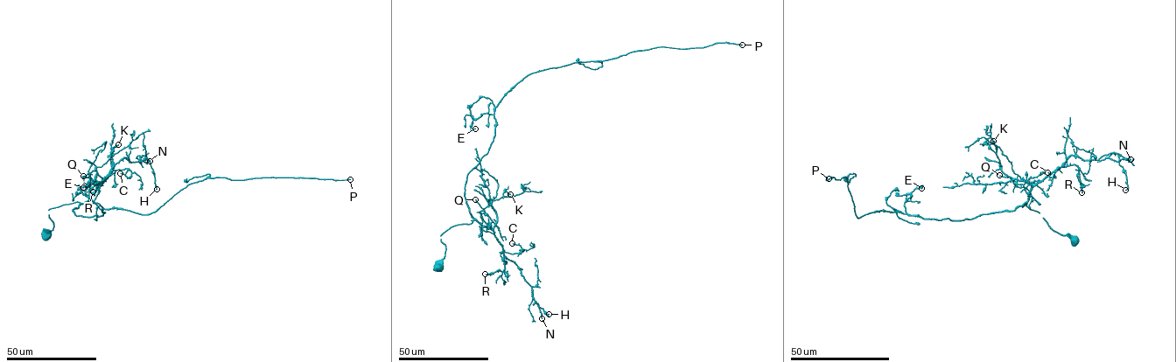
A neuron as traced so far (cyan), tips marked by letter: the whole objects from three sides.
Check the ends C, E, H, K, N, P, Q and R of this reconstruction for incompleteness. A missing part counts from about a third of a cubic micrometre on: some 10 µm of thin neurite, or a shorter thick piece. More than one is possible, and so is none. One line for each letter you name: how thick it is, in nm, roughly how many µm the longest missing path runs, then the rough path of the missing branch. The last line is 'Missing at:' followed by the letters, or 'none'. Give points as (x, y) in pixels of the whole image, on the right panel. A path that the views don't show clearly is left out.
P: calibre 260 nm; missing 70 µm
Q: calibre 240 nm; missing 20 µm
Missing at: P, Q

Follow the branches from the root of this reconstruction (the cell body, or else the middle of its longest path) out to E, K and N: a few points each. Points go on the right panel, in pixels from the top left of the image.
E: (1074, 240), (1054, 232), (1026, 204), (958, 220), (910, 215), (904, 202), (921, 188)
K: (1074, 240), (1054, 232), (1038, 212), (1022, 205), (1031, 185), (1002, 170), (990, 145), (993, 141)
N: (1074, 240), (1054, 232), (1038, 212), (1022, 205), (1029, 191), (1071, 156), (1084, 160), (1130, 159)

